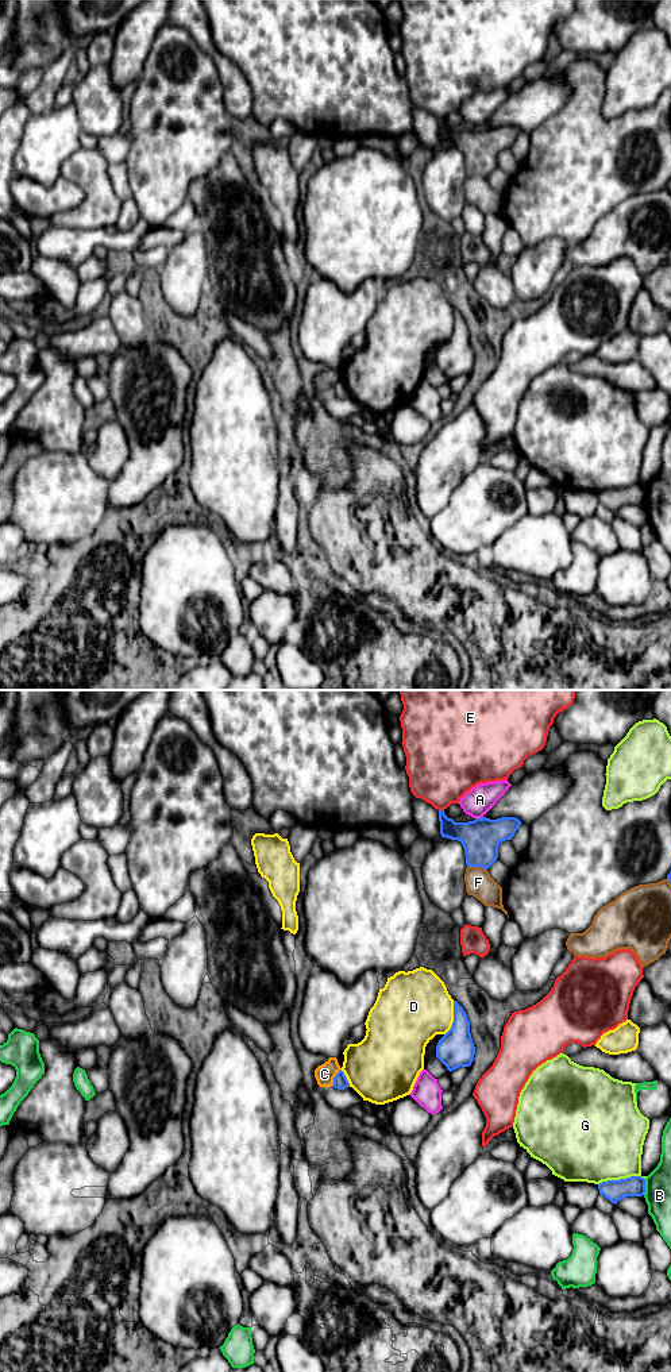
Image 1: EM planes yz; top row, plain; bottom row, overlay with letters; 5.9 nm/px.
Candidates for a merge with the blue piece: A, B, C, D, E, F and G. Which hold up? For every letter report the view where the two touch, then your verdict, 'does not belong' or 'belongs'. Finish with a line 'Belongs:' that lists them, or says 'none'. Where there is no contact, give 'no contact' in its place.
A: yz | does not belong
B: yz | does not belong
C: yz | does not belong
D: yz | does not belong
E: yz | does not belong
F: yz | does not belong
G: yz | does not belong
Belongs: none

